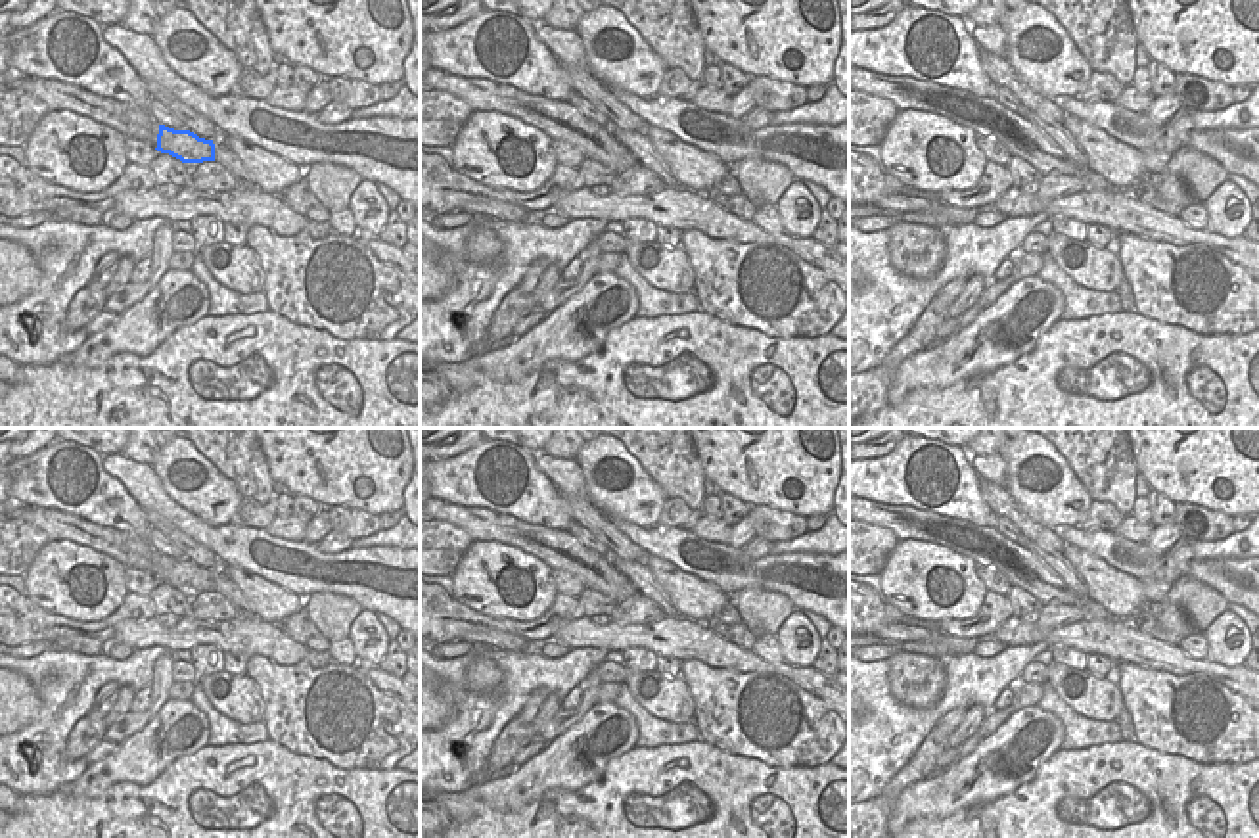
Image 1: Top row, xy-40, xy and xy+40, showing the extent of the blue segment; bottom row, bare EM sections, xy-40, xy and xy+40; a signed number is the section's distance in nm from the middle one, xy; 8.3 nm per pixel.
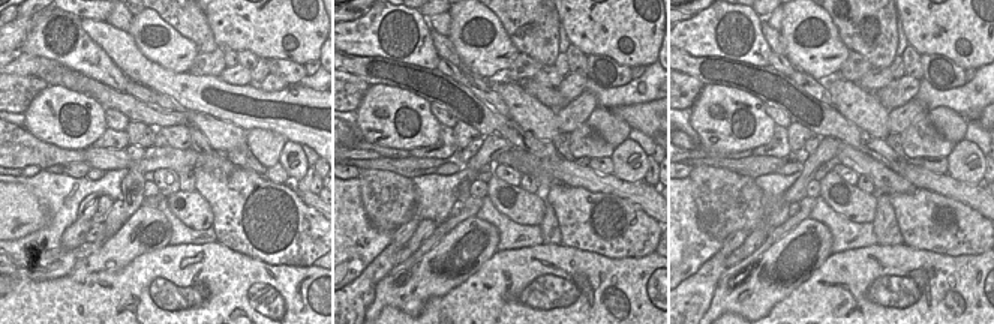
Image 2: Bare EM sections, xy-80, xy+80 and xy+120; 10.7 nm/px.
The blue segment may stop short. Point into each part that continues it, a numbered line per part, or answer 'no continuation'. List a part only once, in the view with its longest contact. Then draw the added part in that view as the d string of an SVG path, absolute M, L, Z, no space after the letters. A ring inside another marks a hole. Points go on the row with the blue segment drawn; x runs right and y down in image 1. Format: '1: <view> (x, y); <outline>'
no continuation

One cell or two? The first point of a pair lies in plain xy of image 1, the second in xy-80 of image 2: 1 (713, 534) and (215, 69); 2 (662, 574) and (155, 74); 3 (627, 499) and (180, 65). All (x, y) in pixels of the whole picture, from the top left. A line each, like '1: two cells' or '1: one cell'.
1: two cells
2: two cells
3: one cell

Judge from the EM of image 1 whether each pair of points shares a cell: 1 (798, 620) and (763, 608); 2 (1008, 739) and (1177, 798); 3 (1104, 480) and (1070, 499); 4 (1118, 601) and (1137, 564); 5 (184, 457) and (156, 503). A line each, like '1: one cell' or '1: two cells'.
1: two cells
2: two cells
3: two cells
4: two cells
5: two cells

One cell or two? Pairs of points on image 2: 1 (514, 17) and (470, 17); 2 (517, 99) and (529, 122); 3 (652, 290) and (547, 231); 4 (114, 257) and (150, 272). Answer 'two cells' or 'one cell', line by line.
1: two cells
2: one cell
3: two cells
4: two cells

